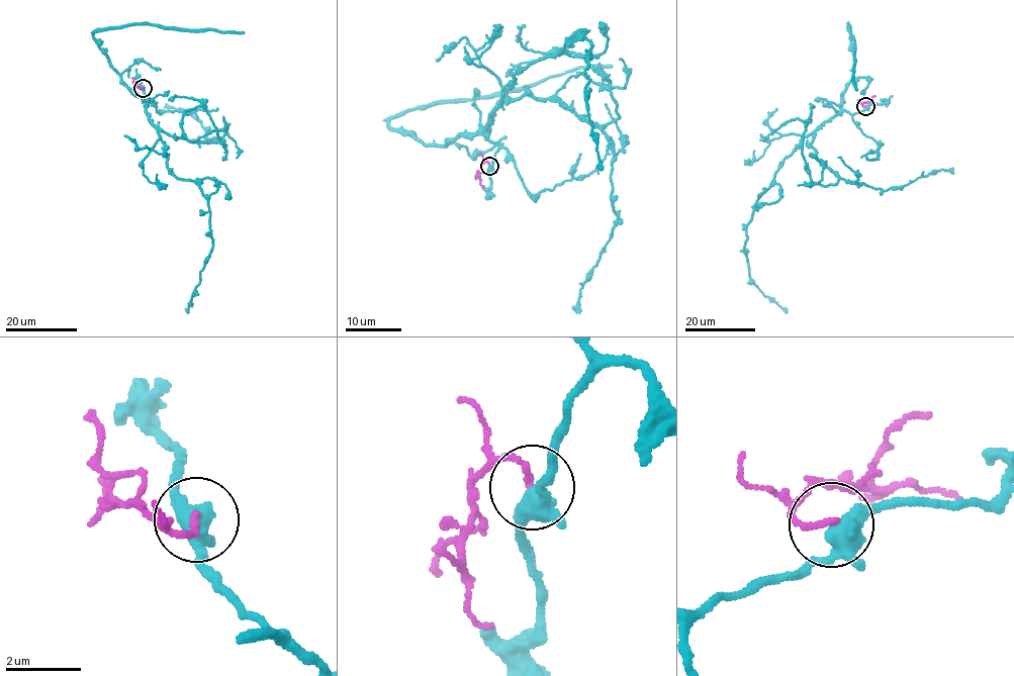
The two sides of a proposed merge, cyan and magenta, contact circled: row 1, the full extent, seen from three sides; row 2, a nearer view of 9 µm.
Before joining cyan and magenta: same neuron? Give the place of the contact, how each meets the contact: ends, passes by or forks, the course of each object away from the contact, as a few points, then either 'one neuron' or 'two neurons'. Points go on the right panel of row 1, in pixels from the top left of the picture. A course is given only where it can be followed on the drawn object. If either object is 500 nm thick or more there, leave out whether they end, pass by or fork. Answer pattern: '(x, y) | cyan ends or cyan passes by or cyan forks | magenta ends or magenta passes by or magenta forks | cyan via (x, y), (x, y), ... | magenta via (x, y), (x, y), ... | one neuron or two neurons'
(865, 106) | cyan forks | magenta ends | cyan via (865, 106), (851, 114), (843, 110), (804, 135), (755, 204), (744, 250), (750, 282), (787, 313) | magenta via (865, 106), (862, 105), (864, 103), (879, 104) | two neurons

